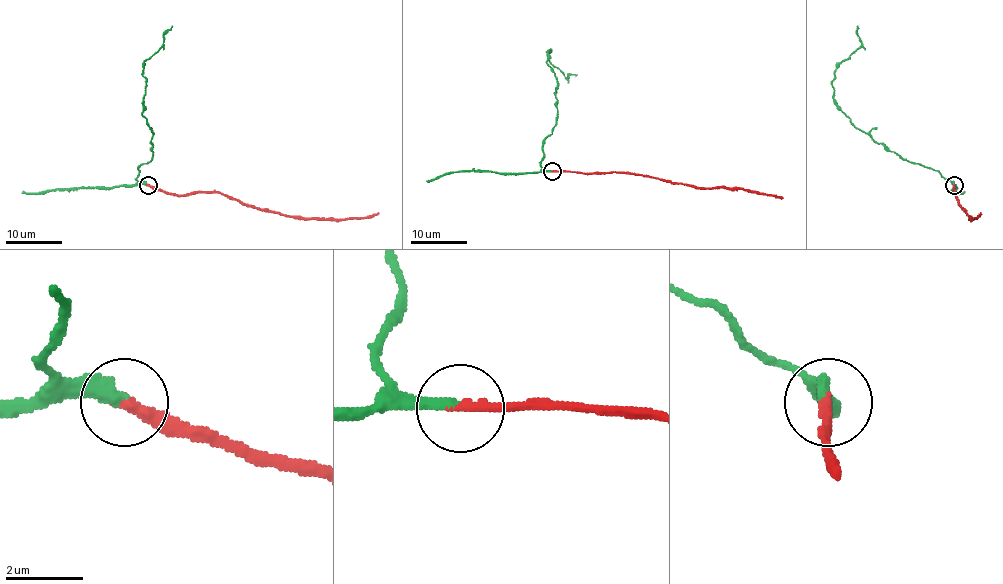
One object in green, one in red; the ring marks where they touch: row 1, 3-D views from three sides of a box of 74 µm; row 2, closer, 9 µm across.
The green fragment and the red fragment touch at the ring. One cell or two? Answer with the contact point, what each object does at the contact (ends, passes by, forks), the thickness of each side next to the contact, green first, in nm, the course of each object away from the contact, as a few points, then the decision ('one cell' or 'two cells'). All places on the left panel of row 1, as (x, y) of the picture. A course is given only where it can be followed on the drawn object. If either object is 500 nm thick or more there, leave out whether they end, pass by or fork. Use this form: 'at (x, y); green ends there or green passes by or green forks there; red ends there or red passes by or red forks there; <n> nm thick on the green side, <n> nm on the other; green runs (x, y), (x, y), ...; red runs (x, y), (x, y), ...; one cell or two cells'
at (148, 185); green ends there; red ends there; 360 nm thick on the green side, 280 nm on the other; green runs (148, 184), (137, 180), (138, 167), (151, 160), (152, 151), (152, 131), (142, 114), (142, 70), (172, 25); red runs (148, 184), (176, 194), (227, 194), (246, 204), (293, 217), (353, 218), (379, 213); one cell

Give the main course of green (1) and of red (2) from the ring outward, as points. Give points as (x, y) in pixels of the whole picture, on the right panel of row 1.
1: (953, 184), (937, 170), (887, 151), (861, 131), (837, 106), (832, 86), (834, 70), (861, 45), (858, 25)
2: (953, 184), (959, 204), (970, 217), (980, 213)

